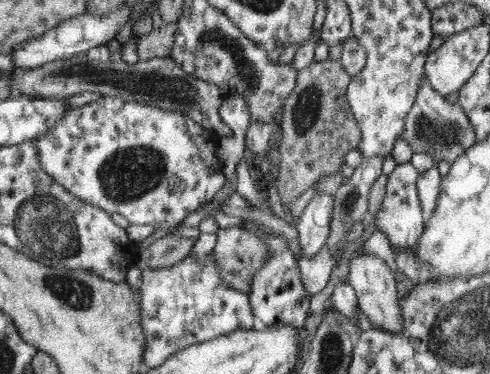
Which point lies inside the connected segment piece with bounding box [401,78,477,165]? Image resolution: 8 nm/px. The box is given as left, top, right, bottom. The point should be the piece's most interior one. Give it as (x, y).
(443, 130)

